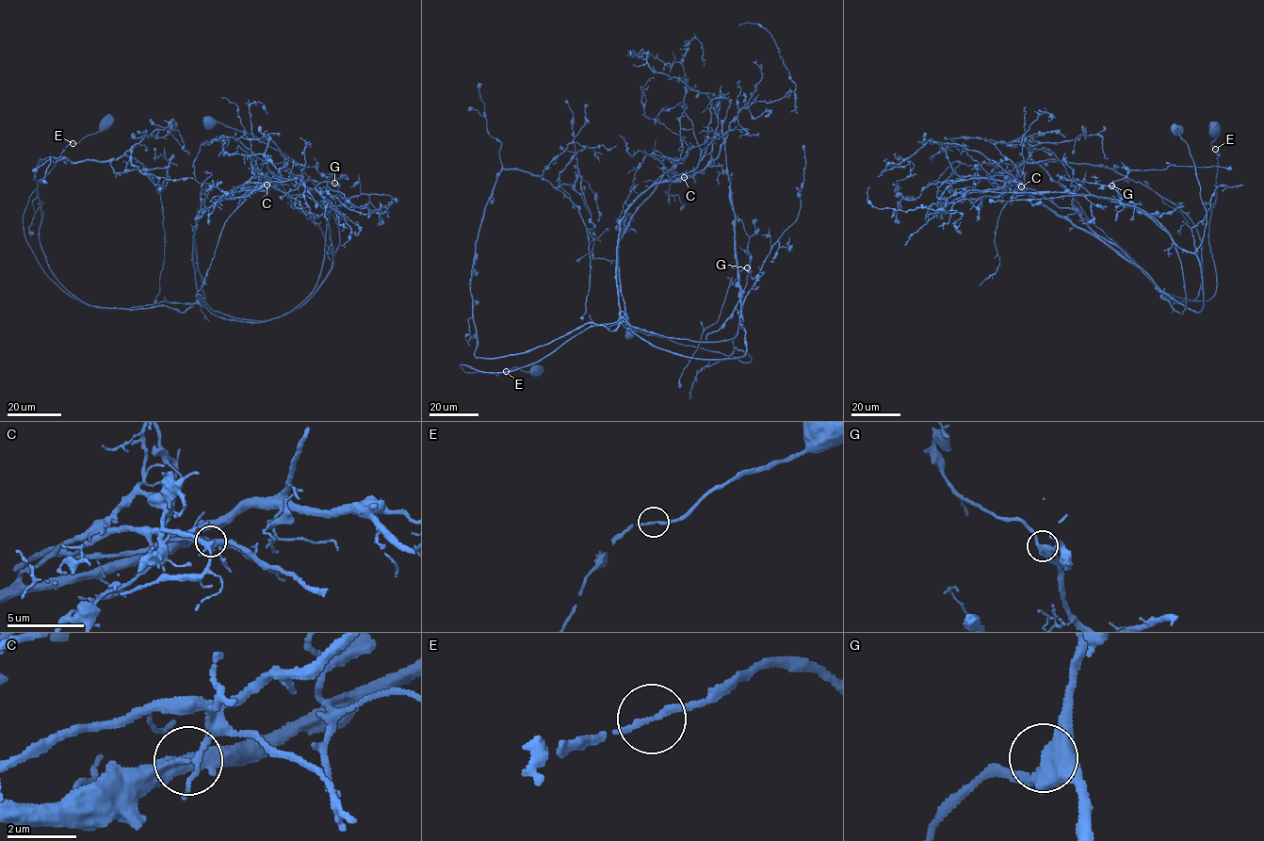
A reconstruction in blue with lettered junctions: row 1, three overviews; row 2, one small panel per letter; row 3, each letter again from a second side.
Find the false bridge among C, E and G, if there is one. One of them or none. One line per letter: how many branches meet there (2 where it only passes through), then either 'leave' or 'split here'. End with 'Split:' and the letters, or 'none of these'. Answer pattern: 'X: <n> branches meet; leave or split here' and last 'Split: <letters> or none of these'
C: 3 branches meet; split here
E: 2 branches meet; leave
G: 3 branches meet; leave
Split: C

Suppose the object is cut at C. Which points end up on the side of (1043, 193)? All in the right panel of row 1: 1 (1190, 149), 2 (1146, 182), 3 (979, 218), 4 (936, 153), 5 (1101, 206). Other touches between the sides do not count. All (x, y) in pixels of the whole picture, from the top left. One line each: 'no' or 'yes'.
1: yes
2: yes
3: no
4: no
5: no

